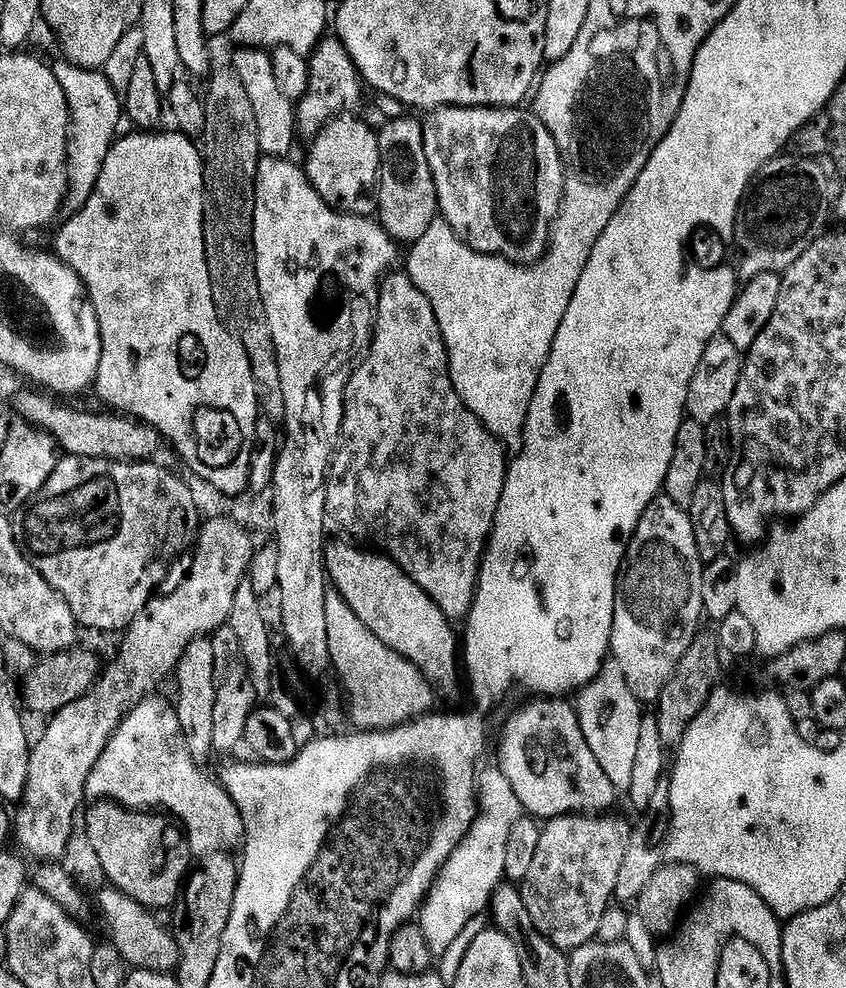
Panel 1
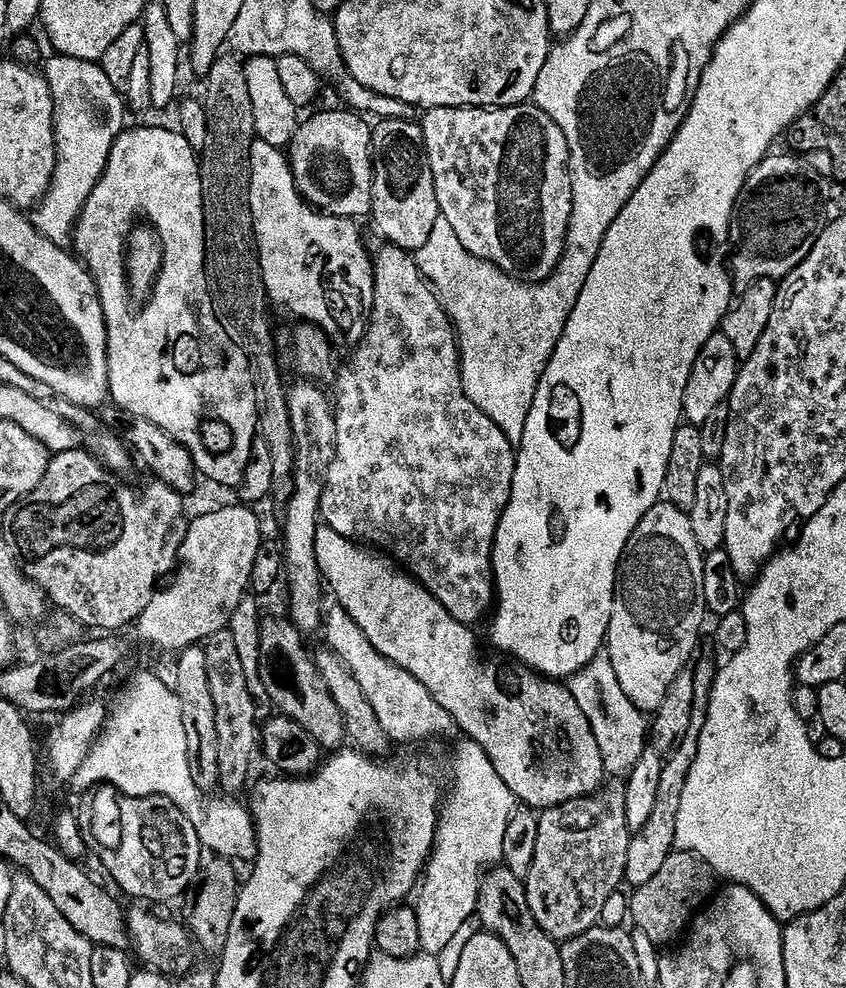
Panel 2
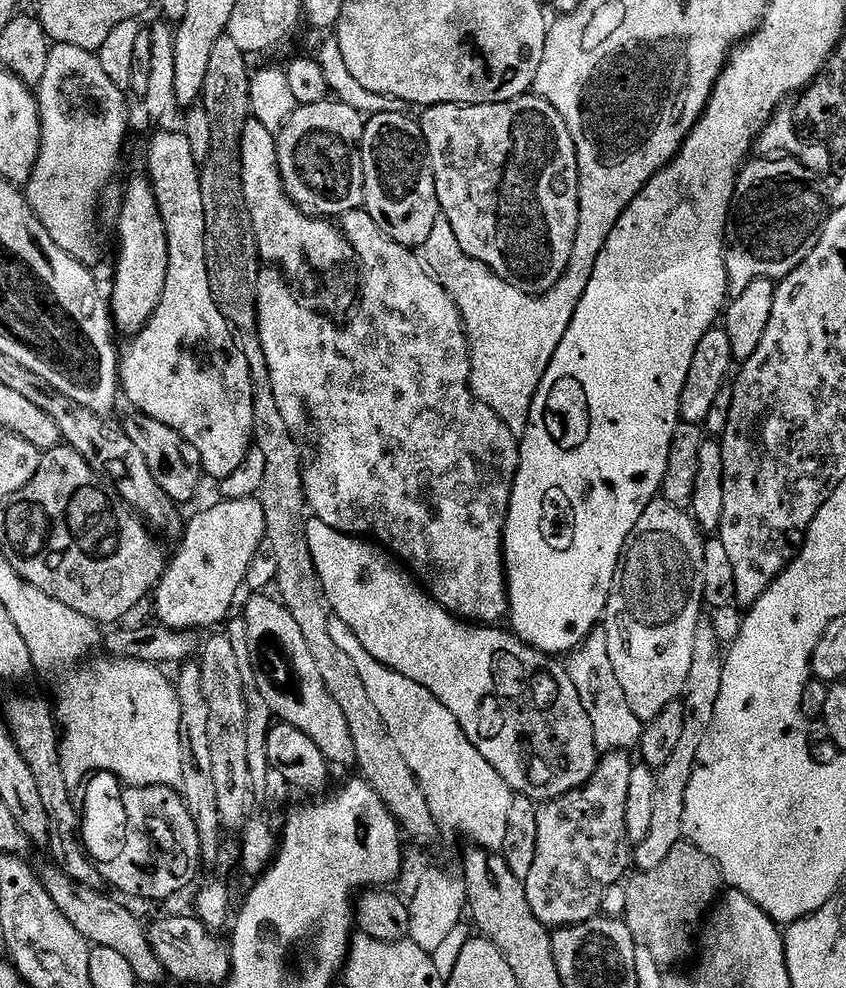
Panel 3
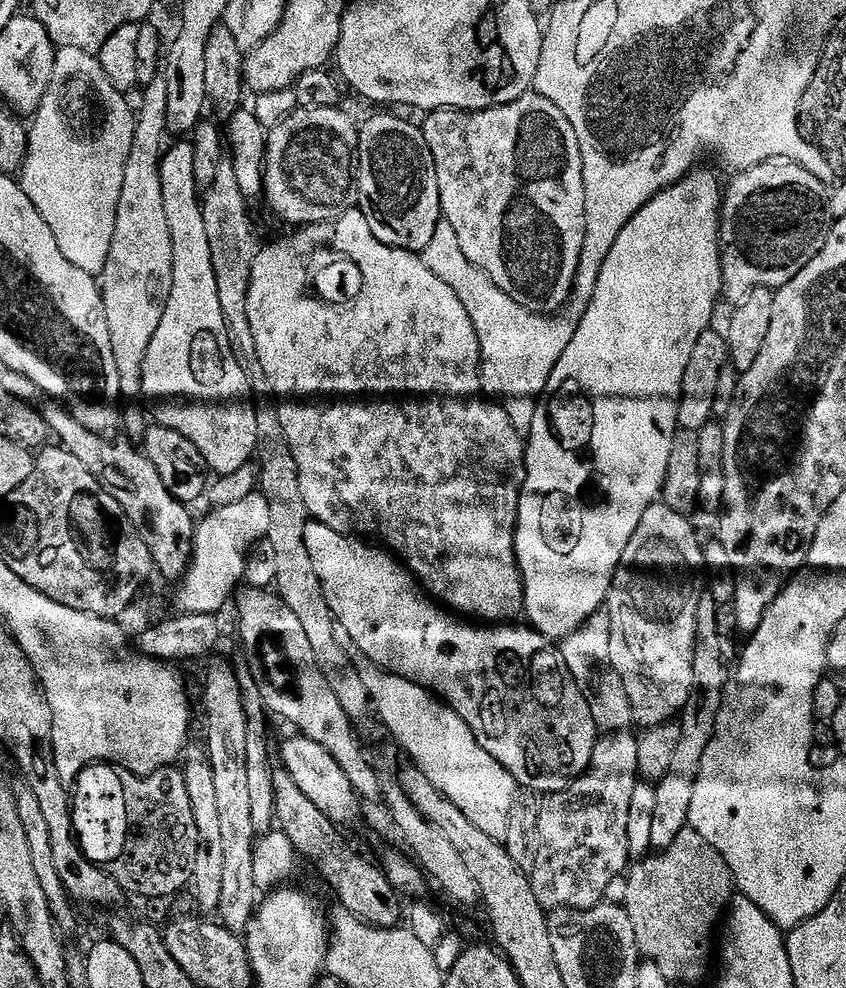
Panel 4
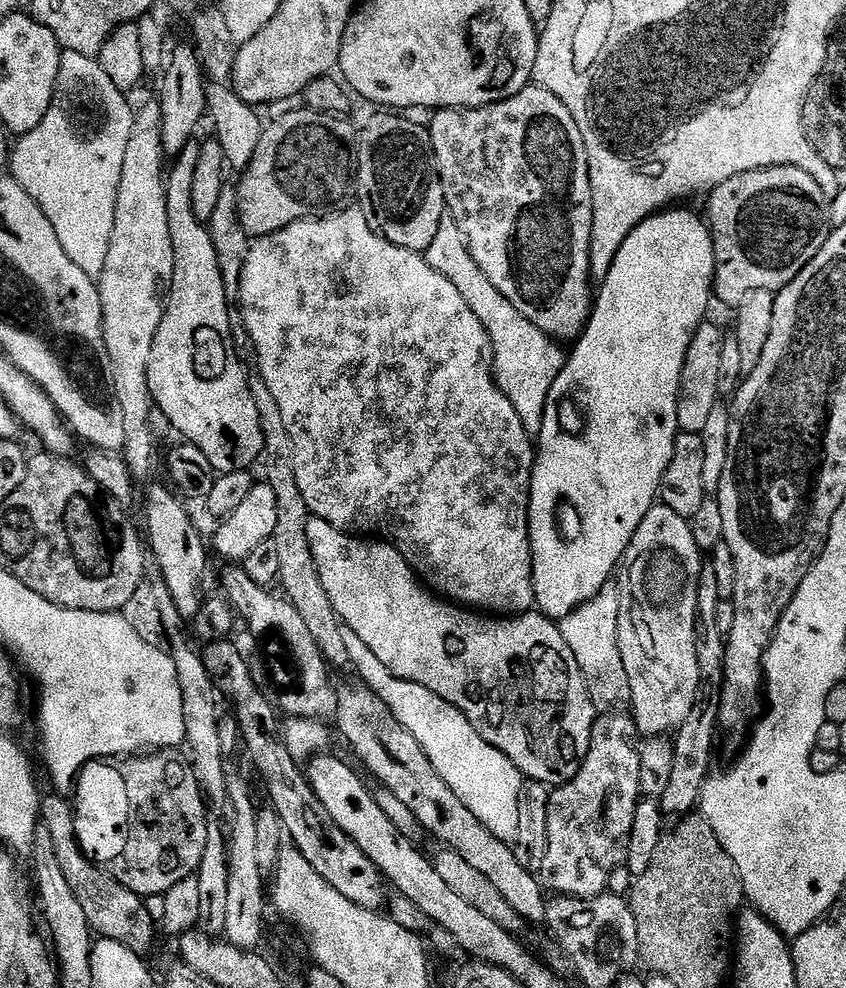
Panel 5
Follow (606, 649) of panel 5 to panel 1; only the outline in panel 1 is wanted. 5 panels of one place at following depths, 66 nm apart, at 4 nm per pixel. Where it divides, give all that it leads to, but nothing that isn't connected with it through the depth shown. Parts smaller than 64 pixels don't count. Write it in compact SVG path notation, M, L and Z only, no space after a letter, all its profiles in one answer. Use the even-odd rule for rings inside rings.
M611 658L605 660L602 670L585 688L579 689L576 698L574 707L580 716L582 734L586 734L586 742L589 744L591 752L594 753L594 758L598 758L598 766L602 766L606 778L610 778L610 782L614 782L617 793L627 794L634 775L638 737L642 734L642 722L646 715L645 709L640 709L643 708L642 701L634 694L634 690L630 690L630 686L626 686L626 674L622 674L622 666L618 666L618 662Z

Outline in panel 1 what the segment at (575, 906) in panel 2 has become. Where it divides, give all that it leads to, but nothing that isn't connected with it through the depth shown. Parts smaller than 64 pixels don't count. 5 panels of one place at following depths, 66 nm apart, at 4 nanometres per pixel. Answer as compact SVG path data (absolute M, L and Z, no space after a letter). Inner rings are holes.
M573 814L555 816L541 827L541 838L530 874L522 883L526 910L530 910L530 922L538 926L550 943L558 951L570 954L578 946L586 946L596 939L602 914L613 907L618 874L622 870L622 861L626 859L626 850L630 847L633 825L627 824L616 814Z

